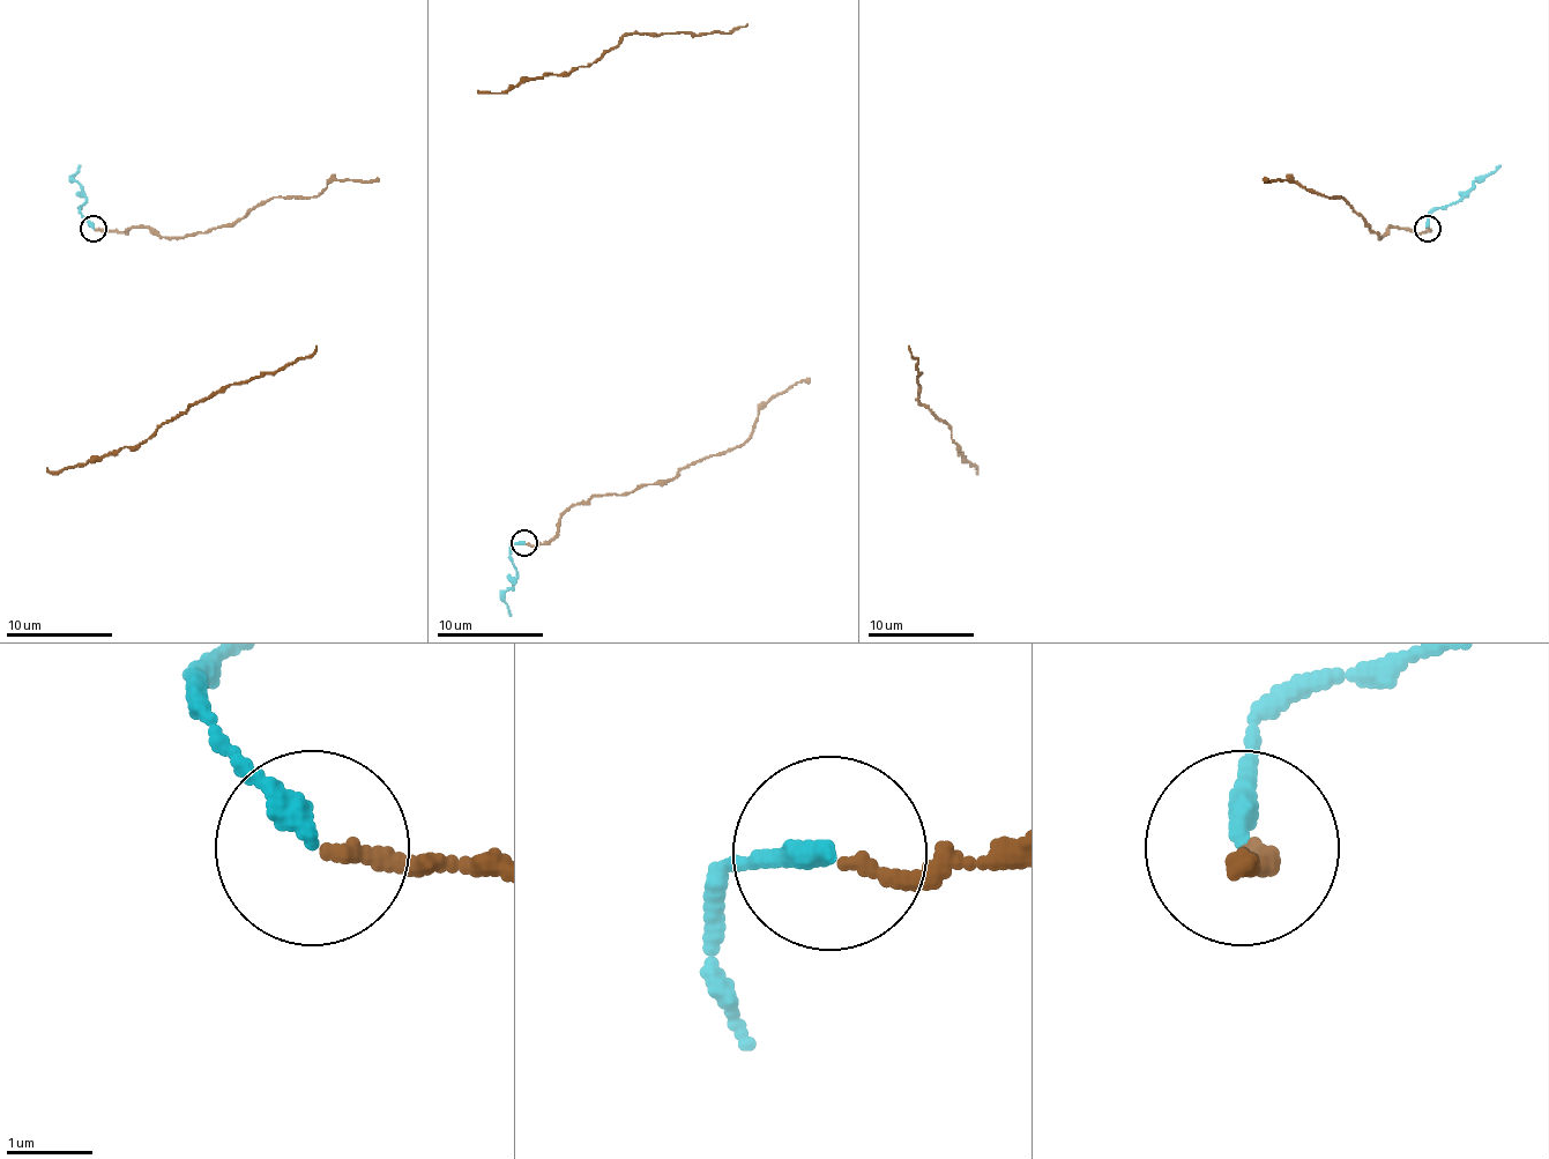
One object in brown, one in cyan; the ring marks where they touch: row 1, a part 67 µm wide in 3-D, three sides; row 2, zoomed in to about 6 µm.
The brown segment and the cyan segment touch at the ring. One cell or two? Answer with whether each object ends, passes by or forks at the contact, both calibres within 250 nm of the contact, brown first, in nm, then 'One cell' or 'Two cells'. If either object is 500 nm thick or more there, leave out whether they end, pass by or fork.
At the ring brown ends. At the ring cyan ends. Thickness 170 nm (brown) against 260 nm. One cell

